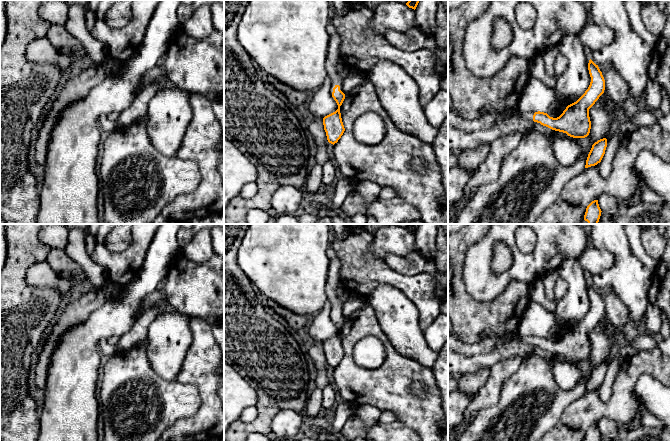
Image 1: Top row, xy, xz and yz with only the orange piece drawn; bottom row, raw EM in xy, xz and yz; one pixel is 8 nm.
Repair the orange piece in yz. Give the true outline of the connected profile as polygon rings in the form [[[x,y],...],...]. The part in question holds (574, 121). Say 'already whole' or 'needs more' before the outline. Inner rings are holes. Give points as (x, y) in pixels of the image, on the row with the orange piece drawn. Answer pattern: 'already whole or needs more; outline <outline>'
needs more; outline [[[591,59],[588,63],[588,70],[591,82],[585,93],[574,103],[568,105],[563,113],[557,117],[550,117],[544,112],[522,112],[517,108],[505,109],[497,113],[489,111],[475,120],[466,120],[460,117],[453,110],[448,108],[448,125],[458,128],[466,133],[487,130],[499,121],[508,119],[514,115],[520,115],[524,119],[540,123],[552,130],[566,133],[573,138],[585,138],[589,135],[591,121],[589,109],[595,104],[604,93],[605,80],[598,65]]]

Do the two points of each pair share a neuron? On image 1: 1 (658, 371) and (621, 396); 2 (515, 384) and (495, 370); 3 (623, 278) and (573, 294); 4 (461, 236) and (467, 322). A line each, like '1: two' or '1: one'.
1: one
2: two
3: two
4: one

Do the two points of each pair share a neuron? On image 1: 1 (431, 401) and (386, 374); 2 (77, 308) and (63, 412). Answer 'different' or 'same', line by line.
1: same
2: different

